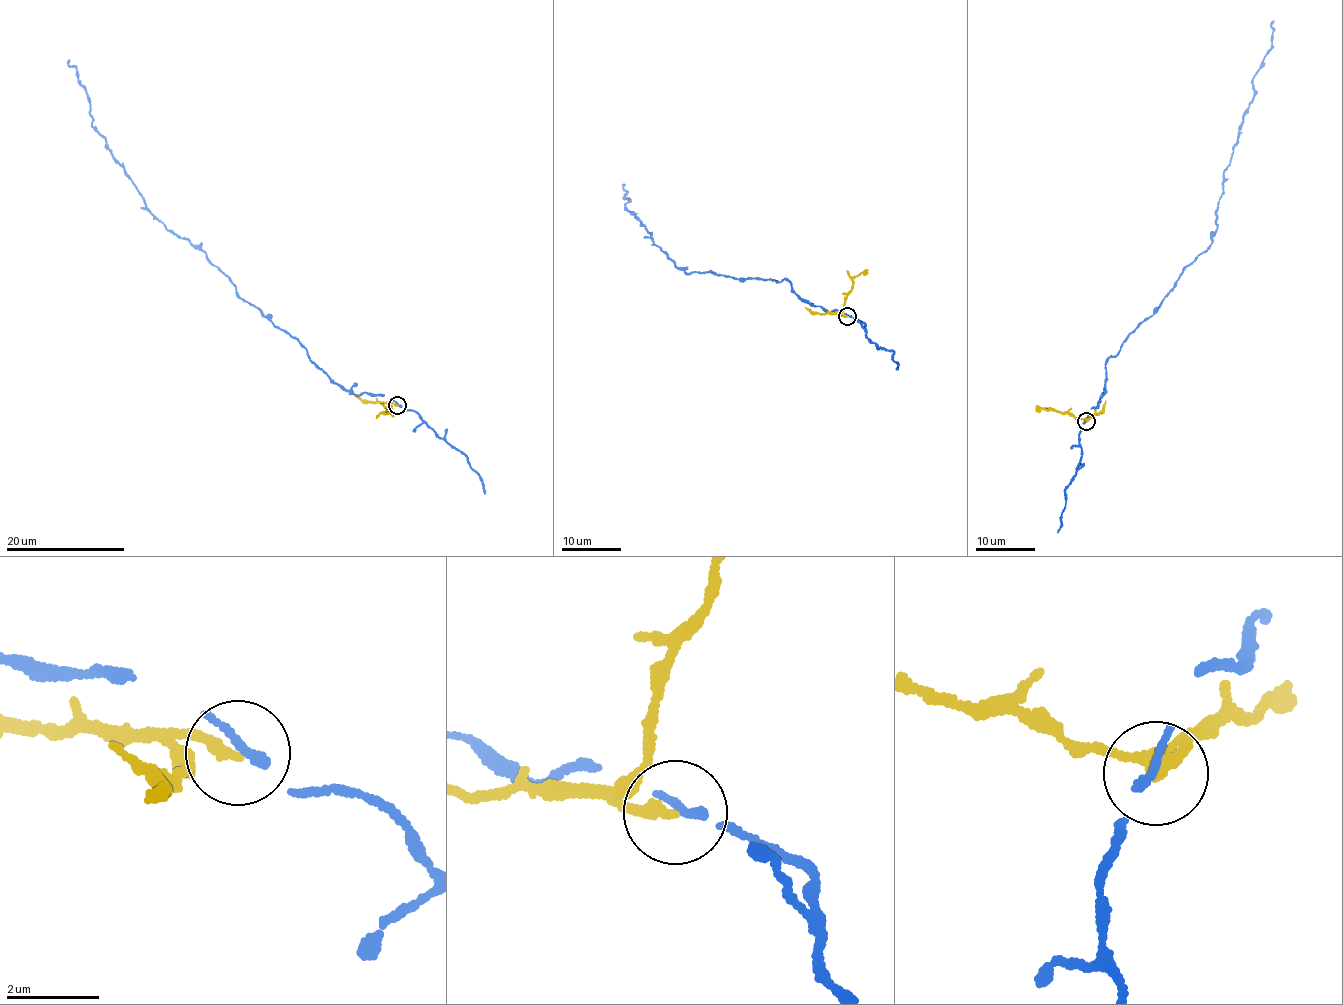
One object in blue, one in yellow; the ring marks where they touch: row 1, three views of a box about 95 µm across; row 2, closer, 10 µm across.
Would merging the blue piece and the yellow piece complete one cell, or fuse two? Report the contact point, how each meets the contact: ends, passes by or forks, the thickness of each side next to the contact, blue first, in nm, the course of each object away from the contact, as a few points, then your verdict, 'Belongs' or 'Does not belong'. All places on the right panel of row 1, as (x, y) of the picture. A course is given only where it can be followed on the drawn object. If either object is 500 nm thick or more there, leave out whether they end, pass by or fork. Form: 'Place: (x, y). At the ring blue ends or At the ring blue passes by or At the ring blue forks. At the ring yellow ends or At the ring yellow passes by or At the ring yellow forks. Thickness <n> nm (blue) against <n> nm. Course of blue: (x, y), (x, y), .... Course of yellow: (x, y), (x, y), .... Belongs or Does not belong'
Place: (1086, 421). At the ring blue ends. At the ring yellow ends. Thickness 220 nm (blue) against 220 nm. Course of blue: (1085, 421), (1104, 392), (1108, 360), (1212, 242), (1223, 173), (1252, 100), (1253, 79), (1272, 45), (1273, 20). Course of yellow: (1085, 421), (1060, 411), (1035, 409). Does not belong

